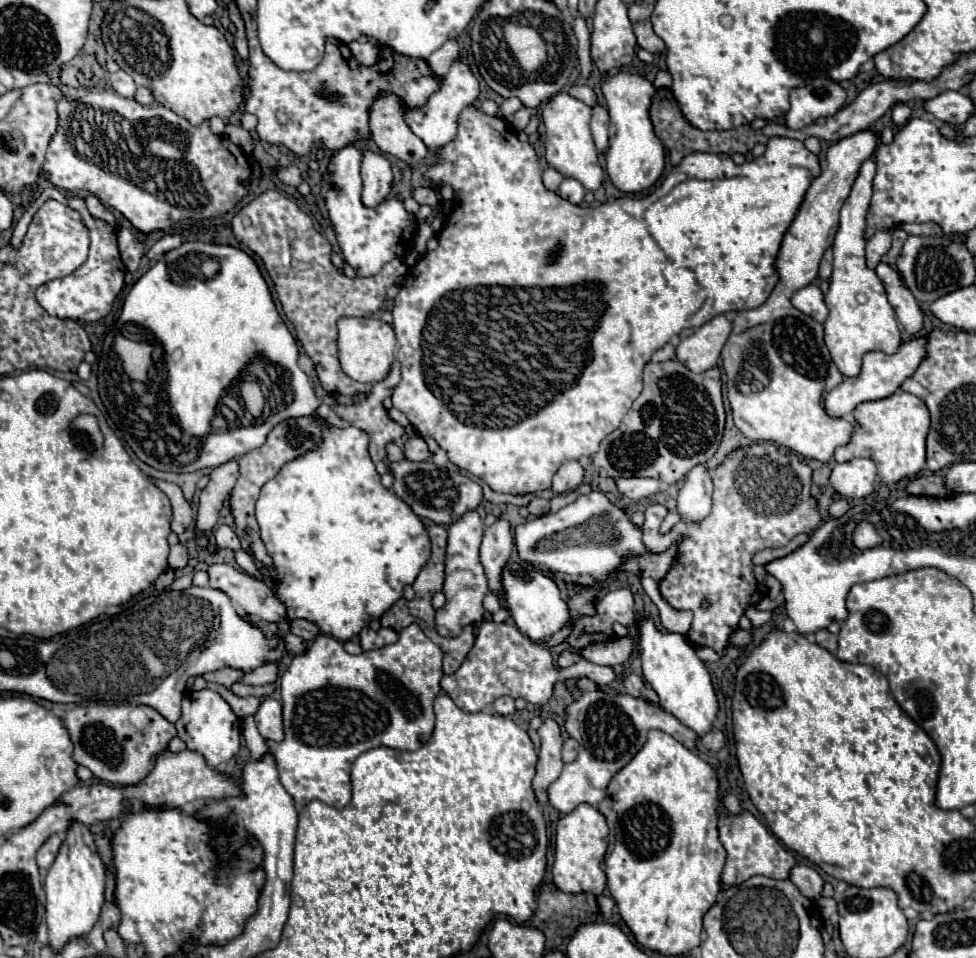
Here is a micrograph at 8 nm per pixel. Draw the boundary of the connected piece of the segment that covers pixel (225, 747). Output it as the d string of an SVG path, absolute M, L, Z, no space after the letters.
M208 688L186 694L182 702L182 716L176 722L176 730L190 750L204 754L206 762L212 768L216 768L222 762L228 762L240 750L240 732L242 732L240 718L232 712L230 704L218 692Z

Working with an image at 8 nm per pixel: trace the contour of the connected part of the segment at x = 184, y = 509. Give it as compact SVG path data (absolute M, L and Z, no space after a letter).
M152 480L152 482L170 498L172 512L174 512L174 516L172 516L172 530L176 534L184 532L192 524L192 508L184 500L182 490L176 484L170 484L170 482L162 482L162 480Z

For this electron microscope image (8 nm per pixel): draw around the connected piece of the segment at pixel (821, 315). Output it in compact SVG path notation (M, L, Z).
M808 284L792 296L792 306L800 312L812 316L816 322L824 322L828 316L828 308L824 304L824 294L816 284Z

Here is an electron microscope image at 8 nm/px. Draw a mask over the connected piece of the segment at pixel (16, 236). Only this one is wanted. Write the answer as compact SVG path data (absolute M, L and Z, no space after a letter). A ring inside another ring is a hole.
M50 186L50 188L46 188L46 190L32 202L32 206L24 212L24 216L22 216L22 218L18 220L18 224L14 226L14 234L12 234L12 246L14 246L14 248L20 248L20 246L22 246L22 240L24 240L24 236L26 236L28 224L32 222L32 216L38 212L38 208L40 208L46 200L58 200L58 202L70 206L72 210L80 212L82 222L84 222L86 228L90 230L90 254L88 254L86 262L84 262L78 270L74 270L72 274L42 284L42 286L36 290L36 300L38 300L38 304L40 304L50 316L84 320L84 322L100 320L100 318L104 318L104 316L112 310L114 298L118 296L118 292L122 290L122 284L124 284L126 266L124 266L122 260L120 260L120 252L118 252L118 244L116 244L116 228L112 228L110 224L106 224L106 222L102 222L102 220L92 218L92 216L88 214L86 206L84 206L84 198L80 198L80 196L66 198L58 188Z

